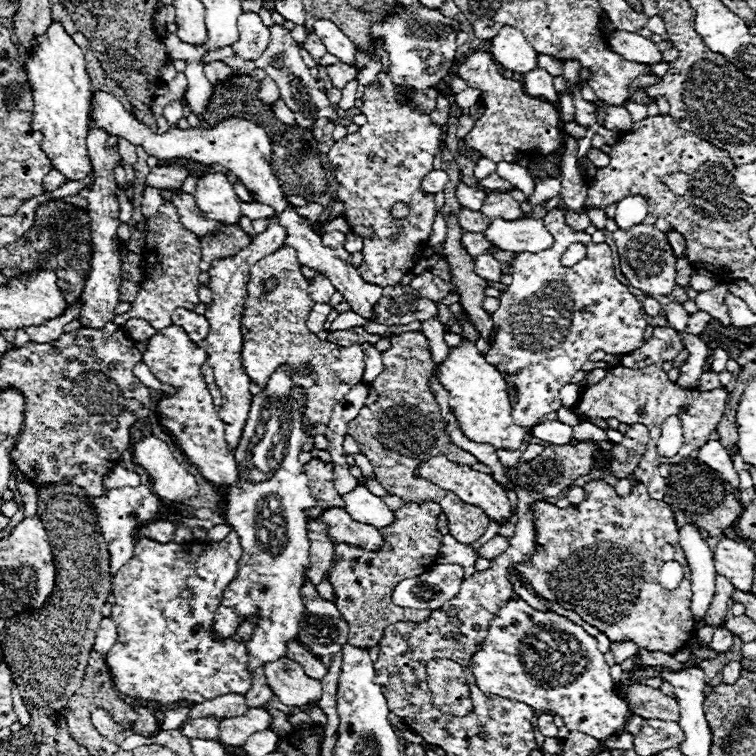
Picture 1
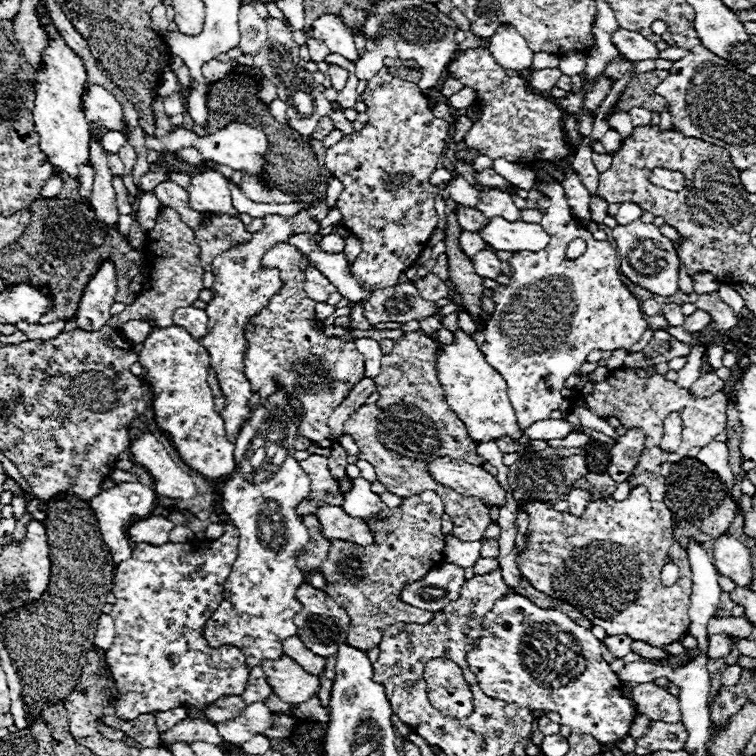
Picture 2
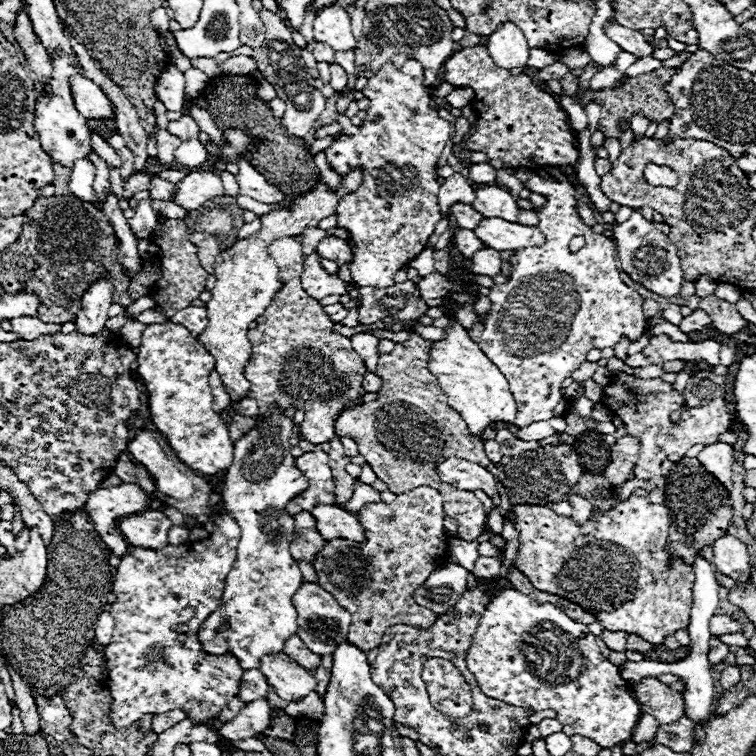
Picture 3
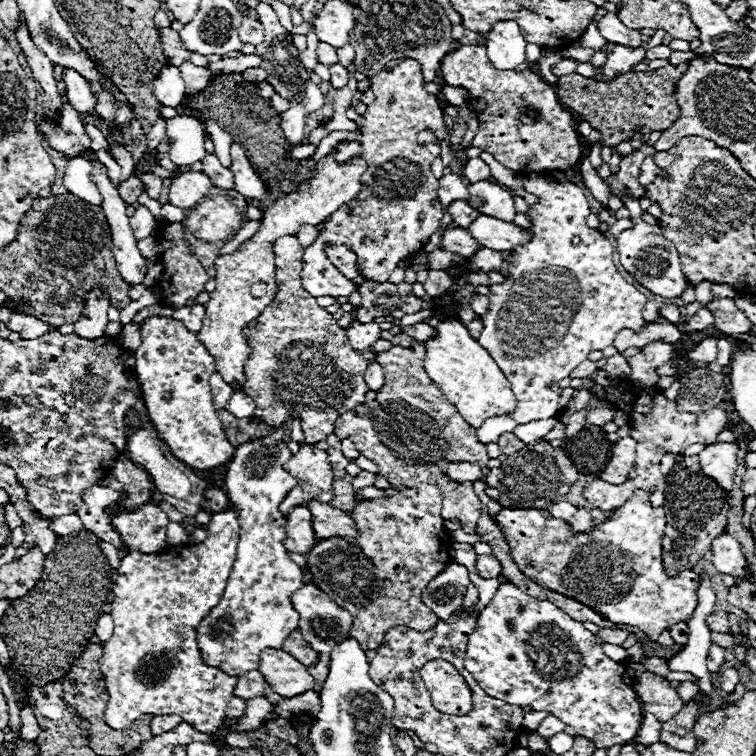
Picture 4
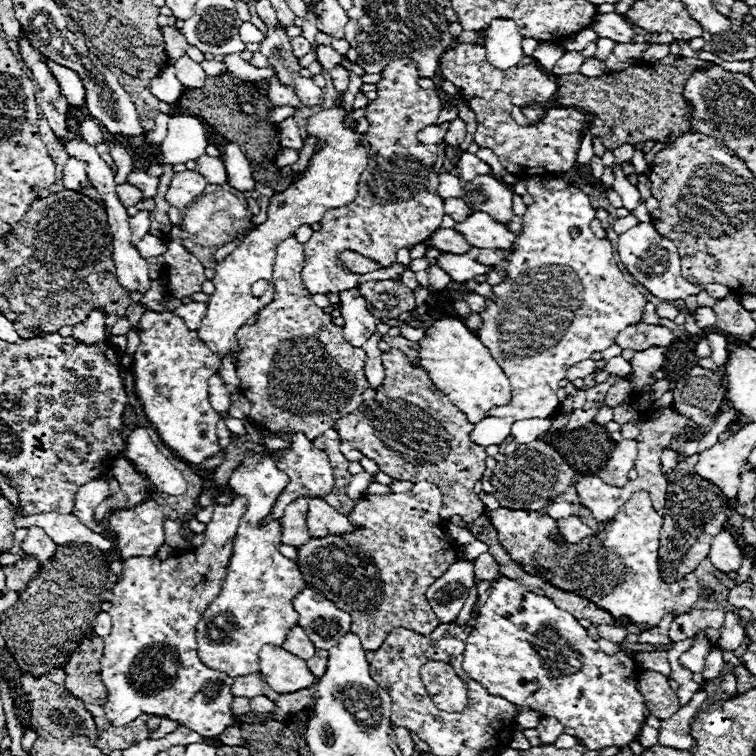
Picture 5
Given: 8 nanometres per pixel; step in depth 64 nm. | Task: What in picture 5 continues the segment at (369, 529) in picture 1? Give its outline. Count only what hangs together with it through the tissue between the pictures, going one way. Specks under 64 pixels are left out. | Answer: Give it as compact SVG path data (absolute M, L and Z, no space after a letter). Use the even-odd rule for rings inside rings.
M310 498L306 520L308 520L306 526L312 538L322 538L328 534L346 534L354 530L348 516L340 514L320 498Z

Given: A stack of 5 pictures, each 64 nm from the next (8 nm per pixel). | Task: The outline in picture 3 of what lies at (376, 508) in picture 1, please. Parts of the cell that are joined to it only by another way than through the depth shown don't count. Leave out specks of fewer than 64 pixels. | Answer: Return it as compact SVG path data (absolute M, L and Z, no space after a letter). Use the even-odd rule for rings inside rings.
M356 482L354 492L352 492L352 498L350 498L346 510L350 510L350 512L356 514L364 504L378 502L378 500L380 500L380 492L378 492L378 490L374 490L370 484L360 484L360 482Z

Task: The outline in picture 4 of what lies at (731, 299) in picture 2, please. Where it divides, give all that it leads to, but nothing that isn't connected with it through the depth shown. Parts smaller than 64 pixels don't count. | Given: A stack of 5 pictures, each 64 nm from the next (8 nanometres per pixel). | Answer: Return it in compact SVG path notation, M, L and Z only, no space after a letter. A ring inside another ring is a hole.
M712 284L712 294L714 298L736 298L736 290L730 284Z

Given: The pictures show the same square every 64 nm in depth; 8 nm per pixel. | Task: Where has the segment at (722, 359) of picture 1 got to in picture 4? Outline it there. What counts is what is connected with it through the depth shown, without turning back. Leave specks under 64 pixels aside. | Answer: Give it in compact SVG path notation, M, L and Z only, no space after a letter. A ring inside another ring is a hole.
M706 338L695 345L695 347L688 352L688 358L698 360L698 362L714 362L716 360L716 340L714 338ZM652 342L646 348L642 348L636 356L628 358L628 364L632 368L630 382L634 386L652 386L656 384L659 377L656 368L666 364L674 356L674 346L666 342Z

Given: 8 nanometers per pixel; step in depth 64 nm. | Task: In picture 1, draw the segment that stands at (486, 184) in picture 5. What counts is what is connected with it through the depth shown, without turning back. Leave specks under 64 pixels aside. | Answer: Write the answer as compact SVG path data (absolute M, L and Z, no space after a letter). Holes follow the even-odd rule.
M486 190L486 198L480 212L486 214L488 218L504 218L504 220L518 220L524 216L520 204L508 192L498 190Z

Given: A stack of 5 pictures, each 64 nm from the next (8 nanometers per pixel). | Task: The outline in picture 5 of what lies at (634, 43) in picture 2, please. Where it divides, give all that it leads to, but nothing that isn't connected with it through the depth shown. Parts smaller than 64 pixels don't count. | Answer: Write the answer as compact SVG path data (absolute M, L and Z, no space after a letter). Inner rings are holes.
M608 12L608 14L596 14L594 22L590 24L600 38L612 38L616 42L624 42L630 44L632 38L636 36L634 30L628 26L628 22L624 20L624 16L616 14L616 12Z

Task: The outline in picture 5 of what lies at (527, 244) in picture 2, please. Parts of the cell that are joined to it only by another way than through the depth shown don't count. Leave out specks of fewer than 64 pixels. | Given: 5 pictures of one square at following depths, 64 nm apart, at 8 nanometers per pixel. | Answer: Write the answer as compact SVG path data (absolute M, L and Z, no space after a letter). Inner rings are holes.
M474 212L468 218L464 218L462 222L456 222L454 230L460 230L460 234L474 248L500 248L500 250L508 250L508 248L512 248L512 242L516 240L516 236L510 234L504 224L494 222L484 212Z

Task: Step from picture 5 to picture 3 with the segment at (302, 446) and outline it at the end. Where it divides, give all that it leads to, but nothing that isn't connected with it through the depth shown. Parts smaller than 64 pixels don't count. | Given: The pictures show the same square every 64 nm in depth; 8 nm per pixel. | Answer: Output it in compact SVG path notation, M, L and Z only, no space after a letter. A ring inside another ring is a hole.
M322 450L304 452L294 460L294 466L310 480L310 486L304 494L298 494L286 506L288 514L298 514L302 510L312 510L314 504L334 504L334 478L328 466L328 454Z

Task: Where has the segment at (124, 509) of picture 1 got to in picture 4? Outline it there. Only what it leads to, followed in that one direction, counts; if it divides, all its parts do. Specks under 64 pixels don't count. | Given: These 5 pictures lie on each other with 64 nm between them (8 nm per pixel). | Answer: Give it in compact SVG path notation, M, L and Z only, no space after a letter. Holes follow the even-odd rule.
M94 484L90 490L82 492L82 506L76 510L76 514L82 520L82 524L92 534L102 538L104 542L114 544L118 550L122 548L122 538L112 528L110 516L104 514L104 506L108 506L112 502L118 502L120 498L122 498L122 492L116 492L116 490L108 488L108 486Z

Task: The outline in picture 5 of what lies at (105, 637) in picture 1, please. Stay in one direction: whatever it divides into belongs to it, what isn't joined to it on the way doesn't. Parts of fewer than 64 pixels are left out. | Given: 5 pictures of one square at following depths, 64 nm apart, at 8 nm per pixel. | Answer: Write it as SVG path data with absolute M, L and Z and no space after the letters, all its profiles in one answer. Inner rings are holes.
M104 610L98 612L98 616L94 618L94 630L102 638L110 634L110 614L108 612L104 612Z

